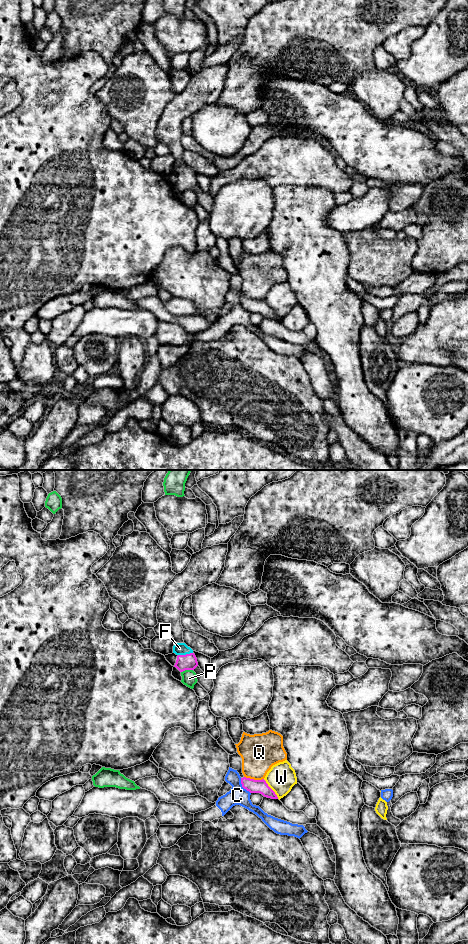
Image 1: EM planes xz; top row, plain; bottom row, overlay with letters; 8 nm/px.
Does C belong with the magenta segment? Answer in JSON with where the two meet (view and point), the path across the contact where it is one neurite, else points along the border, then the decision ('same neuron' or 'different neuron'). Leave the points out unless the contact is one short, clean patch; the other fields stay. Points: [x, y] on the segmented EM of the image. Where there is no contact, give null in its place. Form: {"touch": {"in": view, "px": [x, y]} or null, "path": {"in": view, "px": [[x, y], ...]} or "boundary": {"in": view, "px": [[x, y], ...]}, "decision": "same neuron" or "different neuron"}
{"touch": {"in": "xz", "px": [242, 786]}, "boundary": {"in": "xz", "px": [[240, 778], [241, 785], [250, 793]]}, "decision": "different neuron"}

